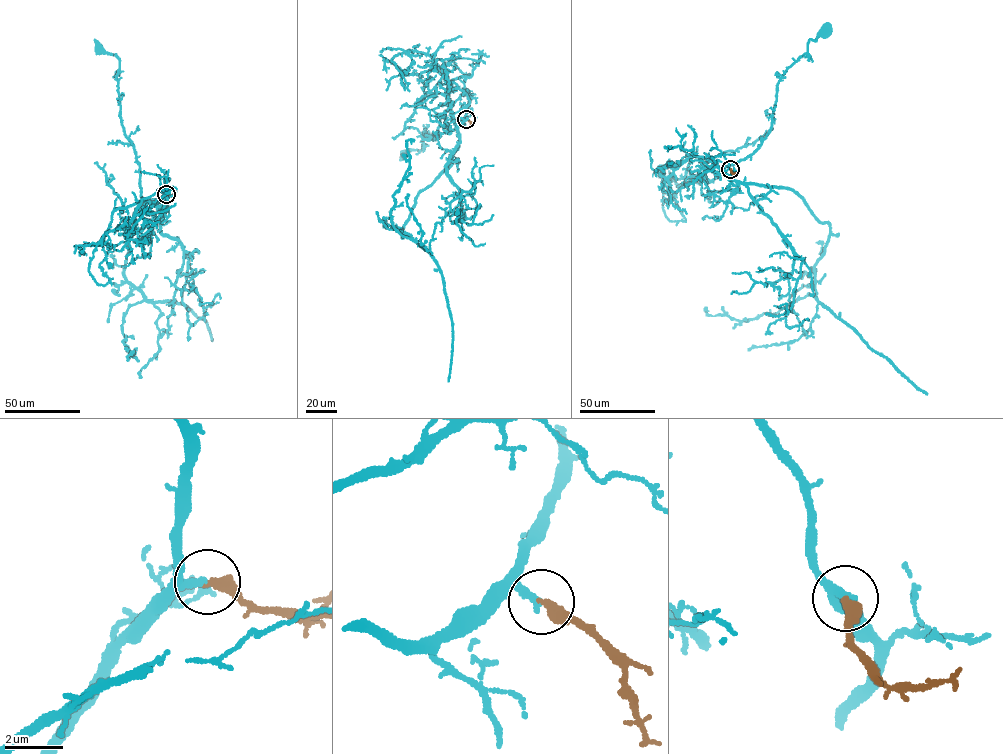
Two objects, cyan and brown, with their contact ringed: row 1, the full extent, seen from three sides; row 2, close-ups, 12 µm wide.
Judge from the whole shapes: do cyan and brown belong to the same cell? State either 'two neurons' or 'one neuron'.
one neuron

